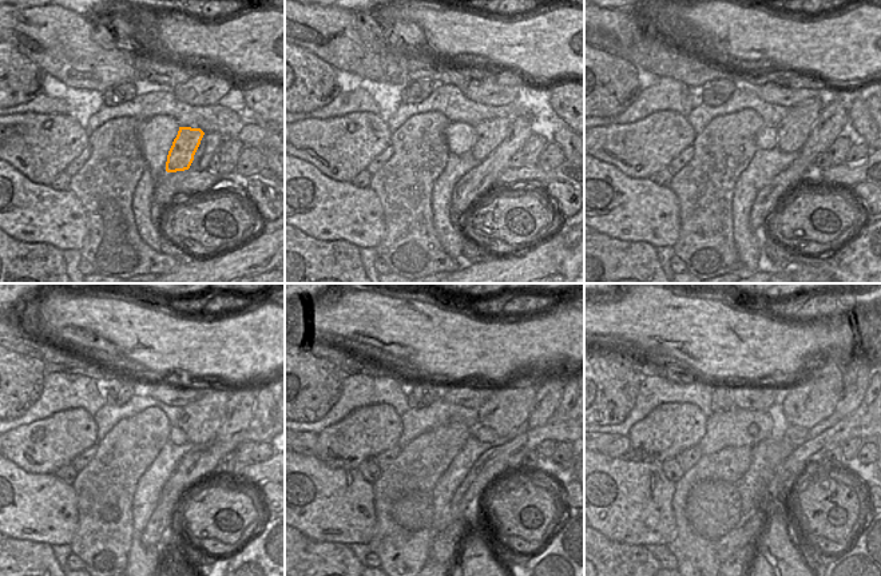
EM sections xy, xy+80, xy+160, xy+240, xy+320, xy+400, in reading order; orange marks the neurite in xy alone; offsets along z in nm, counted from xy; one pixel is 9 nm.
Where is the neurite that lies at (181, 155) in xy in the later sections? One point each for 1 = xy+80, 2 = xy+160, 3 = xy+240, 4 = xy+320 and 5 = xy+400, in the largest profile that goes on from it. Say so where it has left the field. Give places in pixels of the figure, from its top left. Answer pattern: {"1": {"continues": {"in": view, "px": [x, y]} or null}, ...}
{"1": {"continues": {"in": "xy+80", "px": [487, 135]}}, "2": {"continues": {"in": "xy+160", "px": [793, 130]}}, "3": {"continues": {"in": "xy+240", "px": [199, 420]}}, "4": {"continues": {"in": "xy+320", "px": [508, 408]}}, "5": {"continues": {"in": "xy+400", "px": [814, 398]}}}

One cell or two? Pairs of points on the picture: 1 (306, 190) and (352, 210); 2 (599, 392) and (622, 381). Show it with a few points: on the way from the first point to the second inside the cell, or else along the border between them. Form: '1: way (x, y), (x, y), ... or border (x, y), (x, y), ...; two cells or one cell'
1: way (317, 201), (326, 210), (341, 210); one cell
2: way (604, 388), (616, 381); one cell

